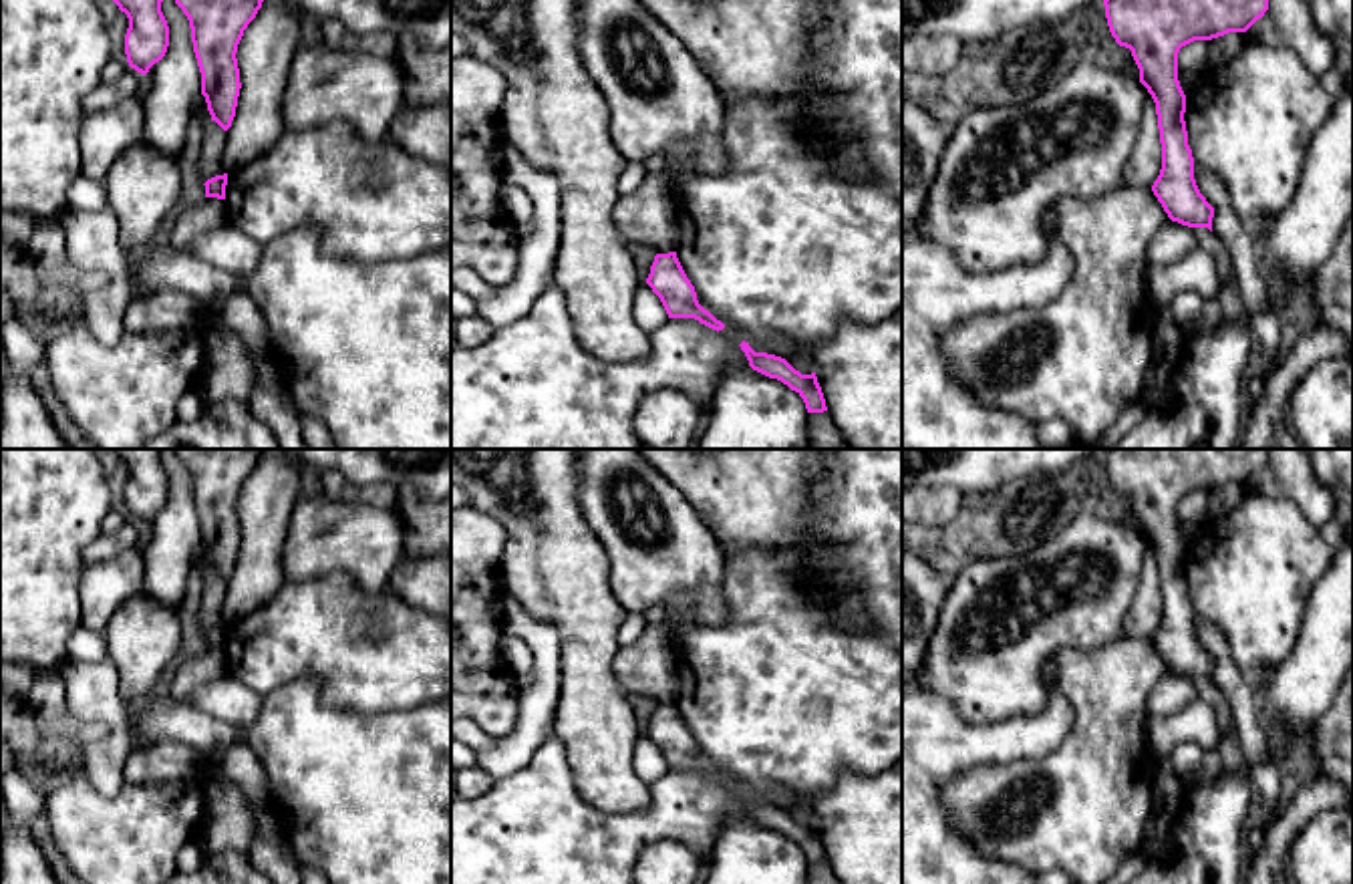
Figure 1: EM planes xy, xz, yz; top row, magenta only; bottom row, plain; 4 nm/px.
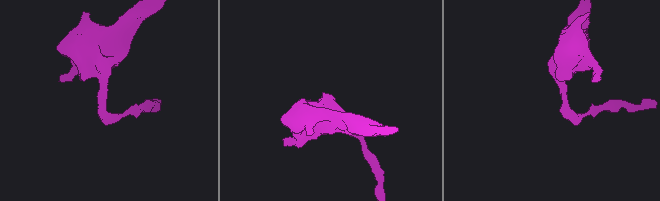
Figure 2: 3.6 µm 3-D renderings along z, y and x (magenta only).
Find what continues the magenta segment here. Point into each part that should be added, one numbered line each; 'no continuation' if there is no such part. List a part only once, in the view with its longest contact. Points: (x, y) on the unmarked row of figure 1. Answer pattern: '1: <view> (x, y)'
no continuation

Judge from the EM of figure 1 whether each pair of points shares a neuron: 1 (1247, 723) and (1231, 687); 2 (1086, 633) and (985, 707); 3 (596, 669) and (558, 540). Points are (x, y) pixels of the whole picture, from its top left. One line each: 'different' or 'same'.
1: same
2: same
3: same

